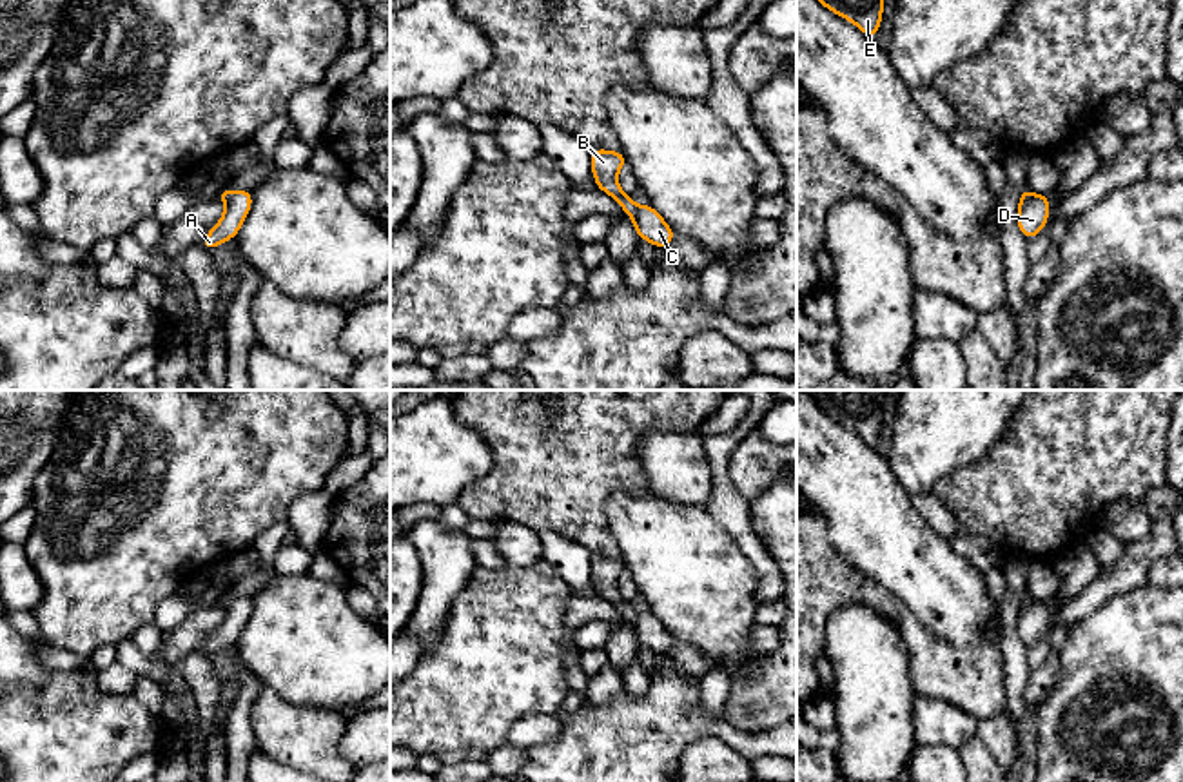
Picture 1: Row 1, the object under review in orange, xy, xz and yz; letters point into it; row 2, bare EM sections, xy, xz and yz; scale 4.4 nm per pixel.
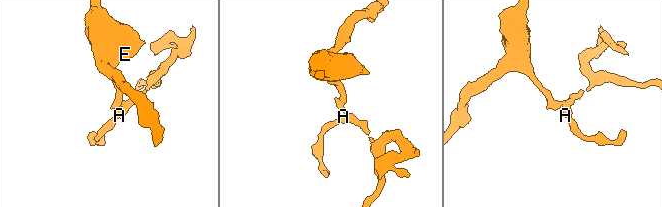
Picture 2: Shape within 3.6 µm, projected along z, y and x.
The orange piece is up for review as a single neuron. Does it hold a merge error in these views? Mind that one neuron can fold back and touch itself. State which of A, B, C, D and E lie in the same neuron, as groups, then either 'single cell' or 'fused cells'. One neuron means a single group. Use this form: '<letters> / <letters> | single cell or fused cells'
A C D / B E | fused cells

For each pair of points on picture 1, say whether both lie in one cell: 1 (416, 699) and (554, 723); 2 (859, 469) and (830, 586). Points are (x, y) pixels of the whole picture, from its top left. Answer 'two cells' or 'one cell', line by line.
1: two cells
2: two cells

